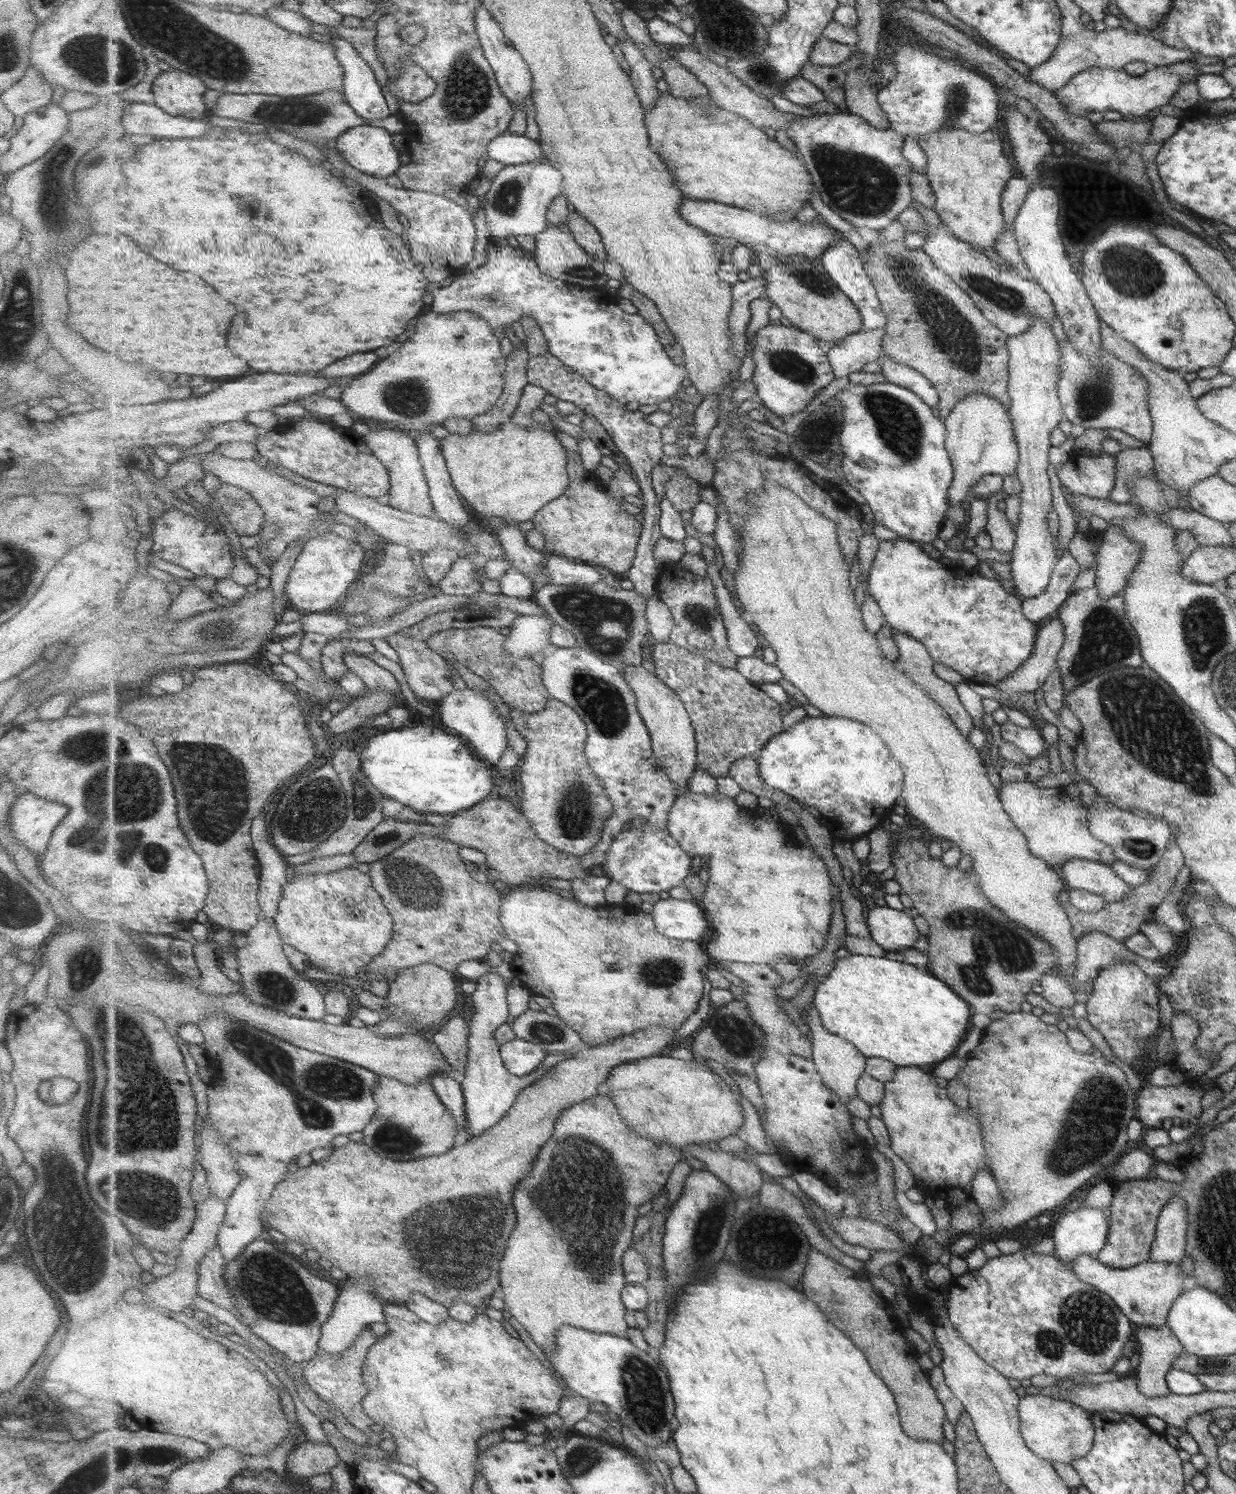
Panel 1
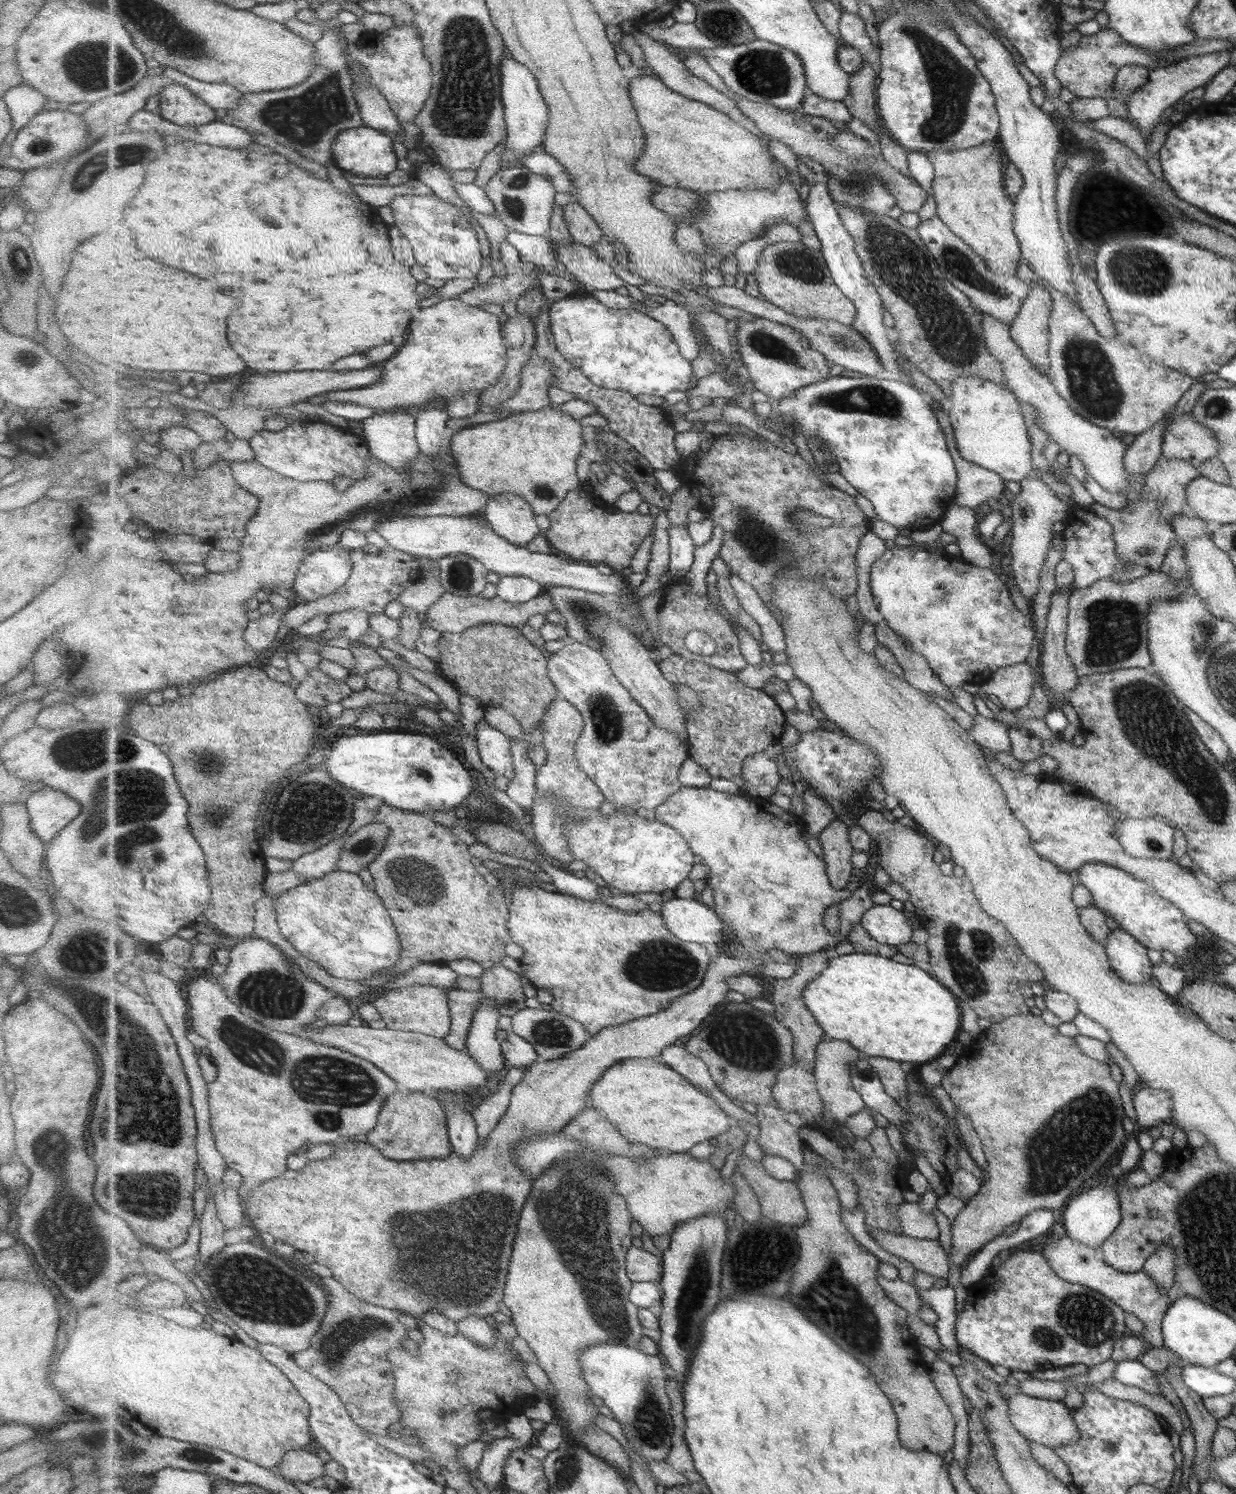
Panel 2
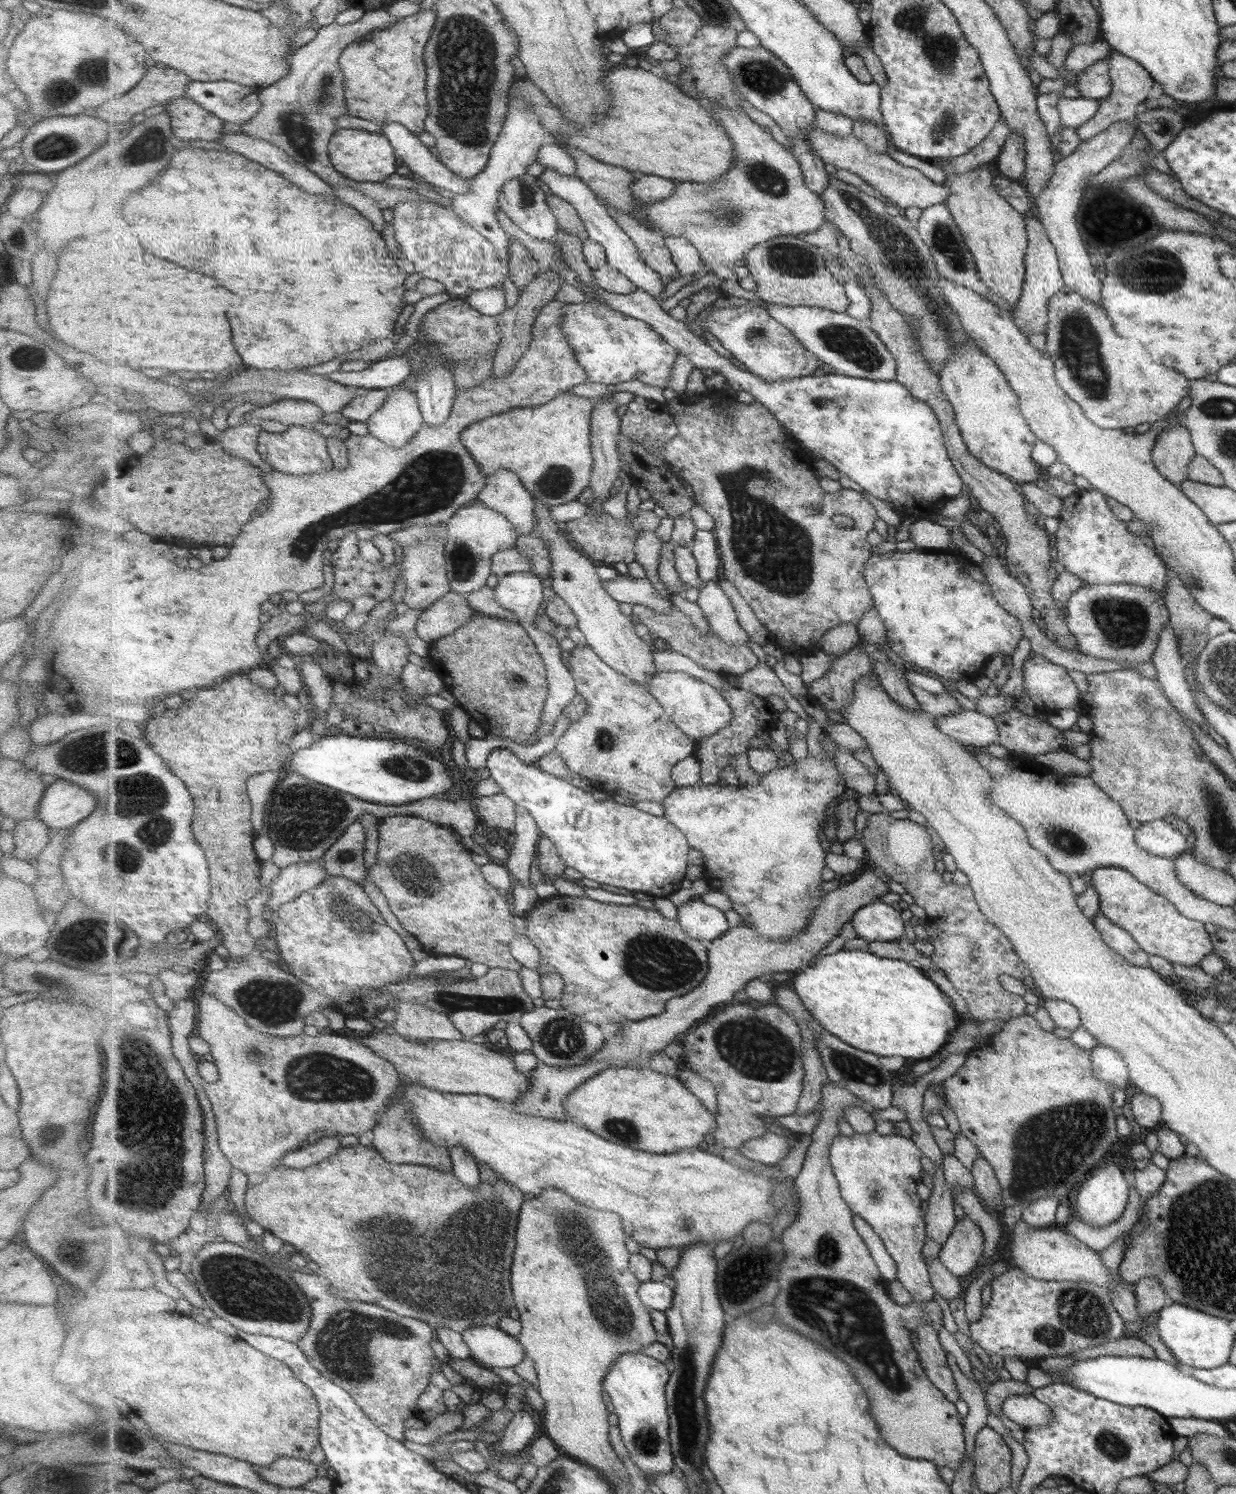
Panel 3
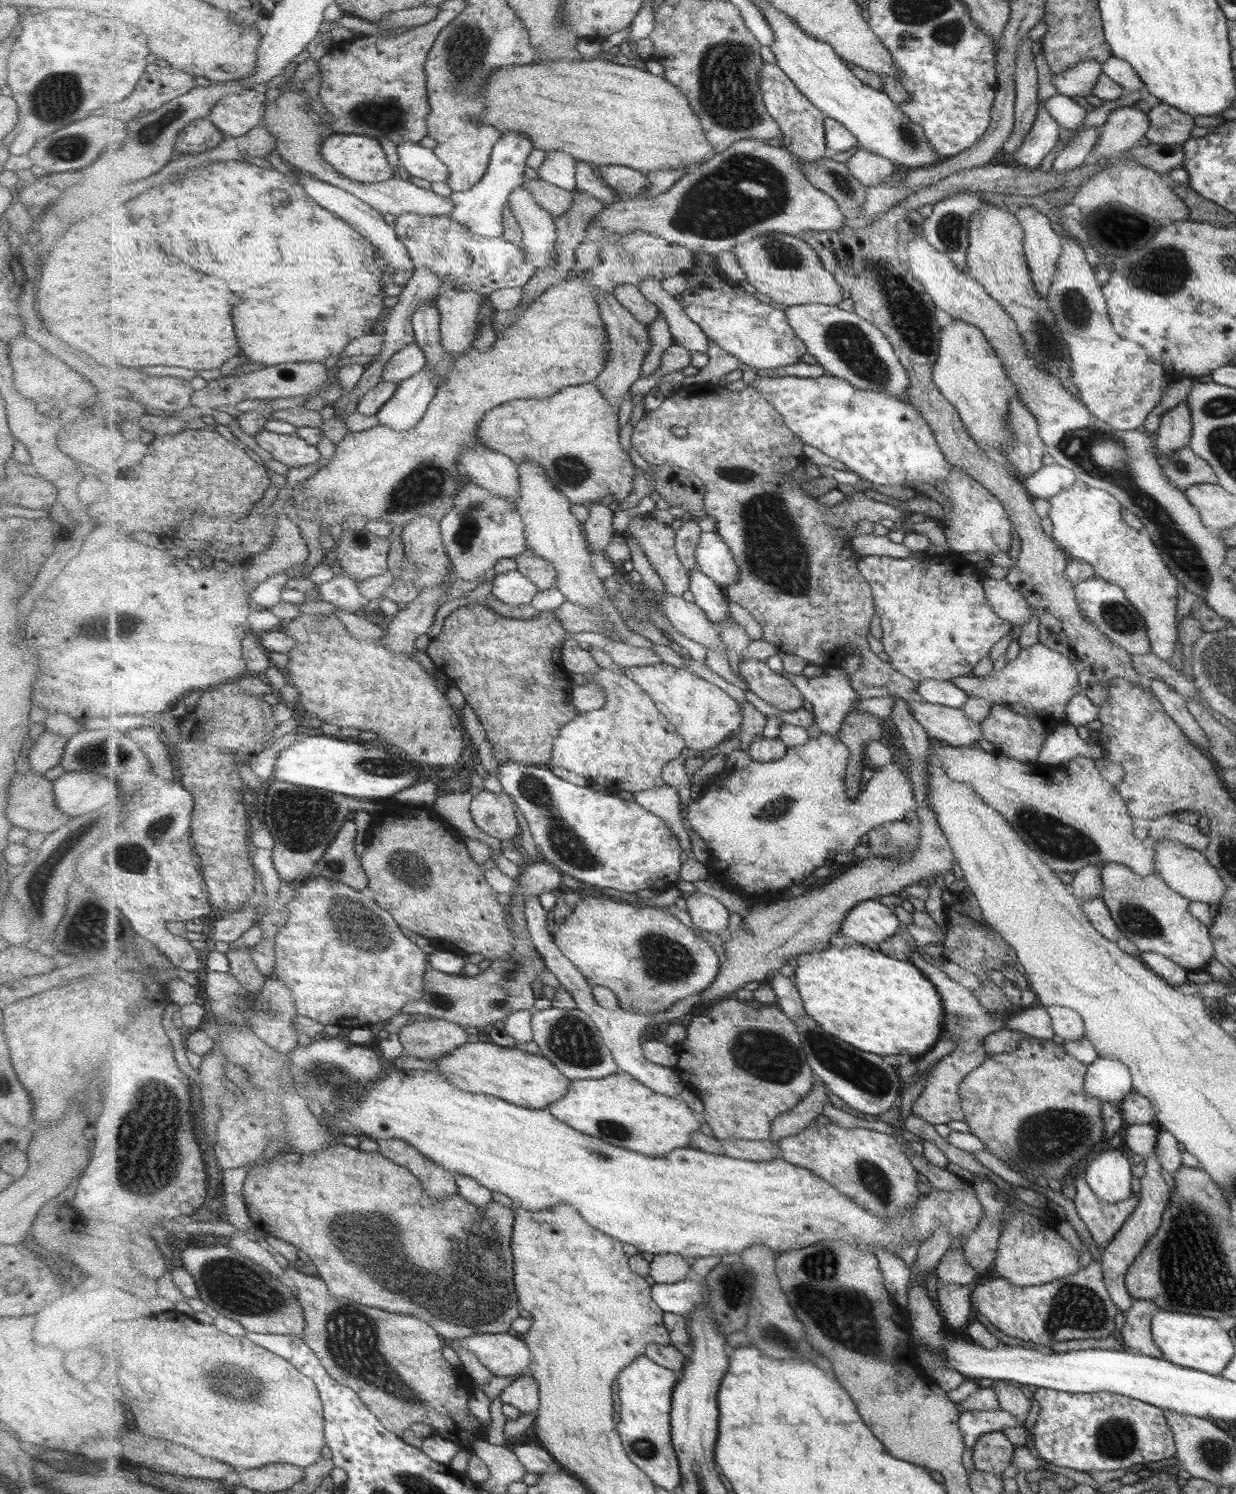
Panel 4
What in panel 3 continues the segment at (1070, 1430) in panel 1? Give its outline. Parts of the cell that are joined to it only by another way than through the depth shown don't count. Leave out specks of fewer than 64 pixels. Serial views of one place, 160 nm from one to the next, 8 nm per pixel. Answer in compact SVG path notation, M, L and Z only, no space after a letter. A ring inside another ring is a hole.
M1032 1394L1010 1396L1001 1403L1001 1406L1004 1416L1023 1429L1048 1424L1054 1418L1050 1406L1036 1399Z

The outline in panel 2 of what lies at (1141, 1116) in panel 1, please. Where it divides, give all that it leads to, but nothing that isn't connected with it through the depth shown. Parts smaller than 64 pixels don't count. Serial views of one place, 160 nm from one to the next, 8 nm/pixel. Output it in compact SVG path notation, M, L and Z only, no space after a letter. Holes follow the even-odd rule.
M1142 1088L1132 1094L1136 1123L1151 1128L1162 1125L1172 1115L1172 1102L1166 1090Z

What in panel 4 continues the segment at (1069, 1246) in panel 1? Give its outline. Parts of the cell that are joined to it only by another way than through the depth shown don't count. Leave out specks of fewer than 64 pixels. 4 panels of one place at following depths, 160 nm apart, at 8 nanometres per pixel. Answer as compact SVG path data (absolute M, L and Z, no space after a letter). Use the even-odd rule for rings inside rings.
M1097 1152L1082 1171L1082 1177L1101 1202L1126 1201L1131 1194L1129 1162L1119 1152Z

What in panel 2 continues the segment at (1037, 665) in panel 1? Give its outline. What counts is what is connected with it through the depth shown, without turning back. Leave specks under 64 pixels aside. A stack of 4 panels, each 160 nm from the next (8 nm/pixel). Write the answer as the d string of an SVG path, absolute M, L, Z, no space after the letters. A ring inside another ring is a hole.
M1017 663L997 669L989 680L978 684L975 689L996 696L1005 710L1012 711L1027 704L1035 680L1036 672L1029 663Z

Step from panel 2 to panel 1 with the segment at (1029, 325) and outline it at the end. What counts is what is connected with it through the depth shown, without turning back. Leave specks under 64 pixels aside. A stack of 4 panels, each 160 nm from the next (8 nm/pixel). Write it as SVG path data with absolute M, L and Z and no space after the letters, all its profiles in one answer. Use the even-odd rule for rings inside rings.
M1035 319L1030 329L1023 334L1009 336L1006 340L1009 351L1009 415L1013 421L1014 441L1017 442L1018 466L1015 470L1020 483L1021 499L1018 523L1015 526L1012 559L1008 562L1013 591L1023 598L1033 598L1043 593L1050 581L1056 563L1053 536L1049 532L1049 512L1052 508L1049 480L1047 480L1047 450L1050 432L1065 418L1061 400L1058 398L1061 354L1051 328L1041 319Z

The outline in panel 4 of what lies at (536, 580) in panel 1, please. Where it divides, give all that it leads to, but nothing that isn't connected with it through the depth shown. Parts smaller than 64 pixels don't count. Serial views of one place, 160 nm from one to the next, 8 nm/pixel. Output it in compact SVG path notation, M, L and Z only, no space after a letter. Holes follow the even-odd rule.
M478 443L475 448L466 448L460 462L472 481L489 492L513 502L520 497L521 471L518 464L503 453Z

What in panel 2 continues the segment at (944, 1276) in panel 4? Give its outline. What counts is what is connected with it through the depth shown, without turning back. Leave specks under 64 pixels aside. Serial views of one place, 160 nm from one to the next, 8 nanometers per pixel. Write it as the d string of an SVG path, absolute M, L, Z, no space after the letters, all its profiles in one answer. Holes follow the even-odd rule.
M1025 1013L1025 1014L1019 1014L1019 1015L1013 1015L1010 1017L1005 1018L1005 1020L1002 1020L998 1023L990 1023L990 1025L987 1028L984 1028L979 1031L975 1036L972 1037L972 1039L969 1041L968 1044L965 1044L962 1047L962 1050L957 1055L957 1059L955 1061L955 1064L943 1075L943 1078L940 1080L940 1085L943 1087L943 1090L947 1092L949 1095L949 1098L951 1099L951 1102L955 1106L955 1110L962 1113L971 1121L972 1127L974 1128L974 1131L976 1132L976 1135L979 1137L982 1151L986 1160L986 1168L985 1168L985 1181L983 1184L980 1185L978 1192L976 1195L973 1195L965 1204L966 1206L964 1208L961 1208L961 1212L957 1213L957 1217L955 1217L955 1221L953 1221L953 1225L951 1225L951 1250L949 1253L949 1260L951 1260L952 1264L955 1266L962 1267L967 1260L973 1256L979 1249L981 1249L987 1242L990 1242L993 1240L993 1238L996 1238L997 1236L1003 1235L1003 1231L1005 1231L1005 1228L1009 1226L1010 1224L1016 1224L1023 1219L1023 1217L1027 1216L1027 1214L1039 1210L1039 1208L1047 1208L1047 1210L1051 1210L1055 1212L1055 1208L1061 1208L1063 1204L1065 1204L1065 1200L1069 1198L1069 1194L1073 1192L1073 1190L1077 1191L1077 1188L1083 1184L1083 1180L1087 1180L1089 1176L1093 1176L1119 1148L1121 1148L1121 1144L1124 1144L1125 1142L1125 1136L1123 1136L1123 1128L1121 1128L1121 1118L1123 1118L1123 1108L1121 1108L1121 1100L1119 1100L1119 1094L1117 1094L1117 1084L1111 1080L1111 1076L1109 1076L1109 1068L1107 1068L1107 1064L1096 1061L1092 1058L1087 1058L1087 1055L1083 1054L1081 1050L1079 1050L1079 1047L1077 1043L1074 1041L1074 1037L1067 1037L1063 1036L1057 1031L1057 1027L1049 1026L1048 1024L1045 1024L1043 1020L1041 1020L1040 1016L1032 1015L1031 1013Z

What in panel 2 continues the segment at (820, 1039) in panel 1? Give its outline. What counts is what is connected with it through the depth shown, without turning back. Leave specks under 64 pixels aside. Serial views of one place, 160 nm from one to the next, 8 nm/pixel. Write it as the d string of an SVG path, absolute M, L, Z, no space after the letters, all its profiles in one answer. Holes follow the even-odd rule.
M825 1036L817 1045L814 1073L818 1078L817 1086L824 1100L825 1128L827 1128L825 1134L831 1135L833 1130L837 1126L843 1125L852 1114L857 1114L867 1107L862 1094L855 1090L850 1071L850 1066L859 1060L861 1060L861 1051L850 1042Z

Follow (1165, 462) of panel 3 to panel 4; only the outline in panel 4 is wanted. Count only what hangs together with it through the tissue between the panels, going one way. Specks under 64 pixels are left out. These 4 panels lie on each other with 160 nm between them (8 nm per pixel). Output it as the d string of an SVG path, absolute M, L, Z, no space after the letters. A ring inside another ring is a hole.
M1186 401L1167 410L1160 418L1160 425L1156 430L1154 443L1158 452L1157 456L1171 454L1174 450L1188 446L1191 431L1191 417Z

